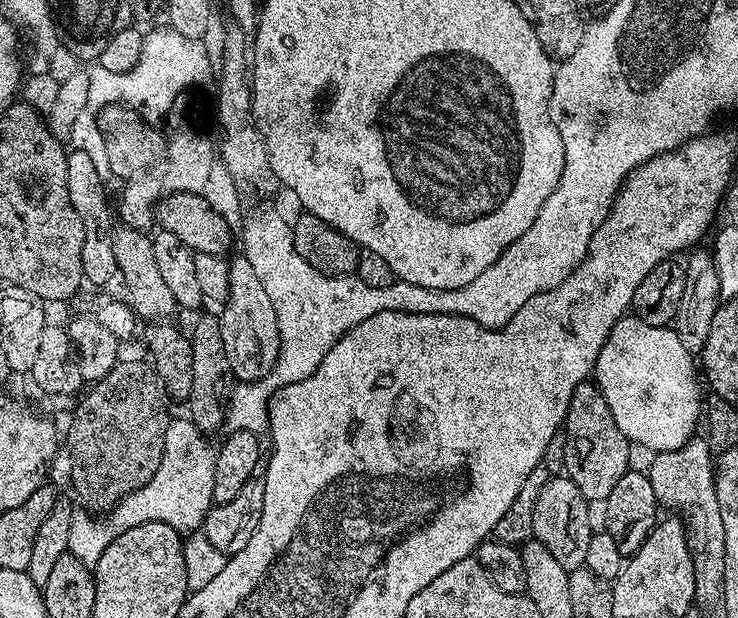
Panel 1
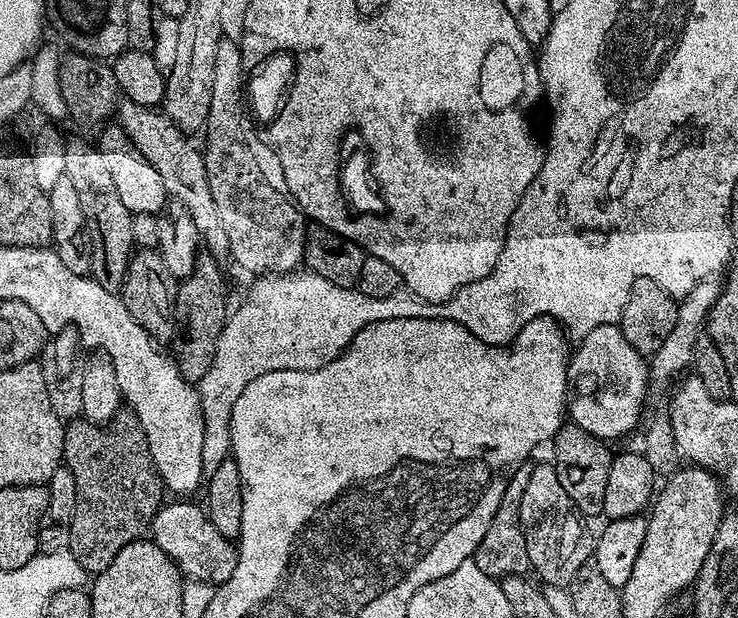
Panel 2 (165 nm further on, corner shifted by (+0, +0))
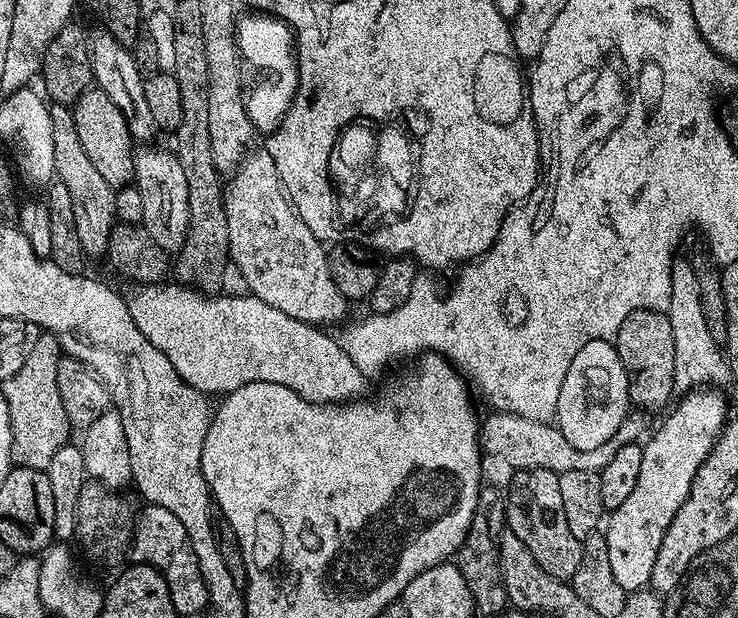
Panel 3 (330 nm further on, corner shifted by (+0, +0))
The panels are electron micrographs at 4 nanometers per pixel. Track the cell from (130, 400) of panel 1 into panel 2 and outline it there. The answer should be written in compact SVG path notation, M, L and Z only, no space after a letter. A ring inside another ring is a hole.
M121 410L108 424L92 424L83 418L77 418L64 429L63 463L74 474L78 486L78 502L74 502L74 514L70 526L70 542L67 551L78 558L85 572L95 574L106 570L122 546L141 539L151 529L156 512L165 503L166 489L158 470L146 434L131 411Z

